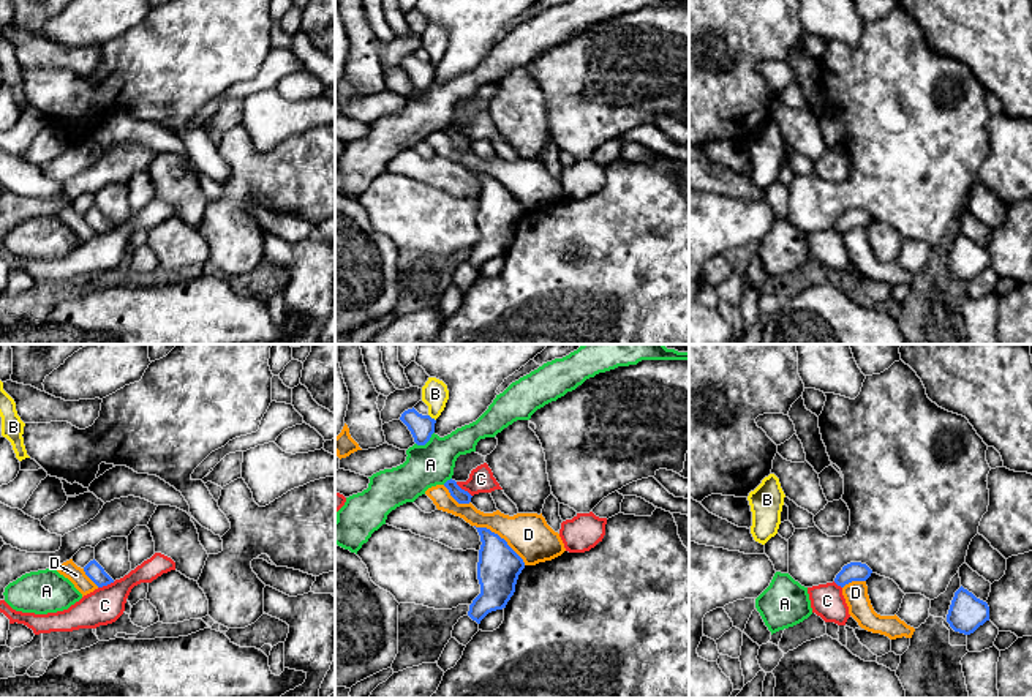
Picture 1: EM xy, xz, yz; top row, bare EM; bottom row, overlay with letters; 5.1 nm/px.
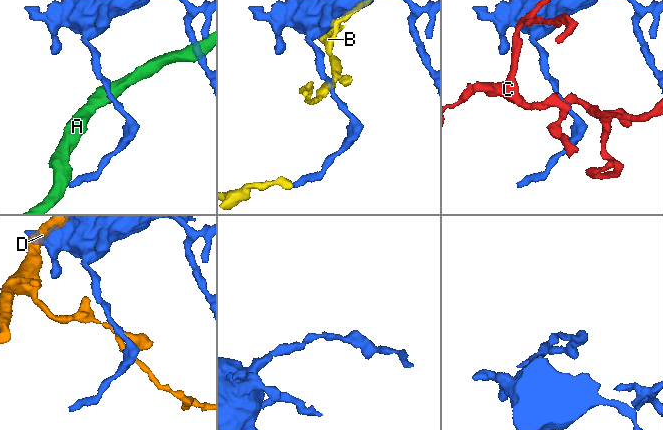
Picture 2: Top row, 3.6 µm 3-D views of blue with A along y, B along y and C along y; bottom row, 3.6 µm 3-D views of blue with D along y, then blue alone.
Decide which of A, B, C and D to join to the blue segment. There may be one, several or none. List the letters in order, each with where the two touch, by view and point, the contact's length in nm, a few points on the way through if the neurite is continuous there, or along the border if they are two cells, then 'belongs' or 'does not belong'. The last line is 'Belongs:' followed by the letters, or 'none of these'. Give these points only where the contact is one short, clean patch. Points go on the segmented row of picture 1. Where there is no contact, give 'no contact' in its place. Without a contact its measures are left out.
A: xz (425, 442) | 120 nm | along xz (433, 431), (424, 444), (416, 444) | does not belong
B: xz (430, 417) | 50 nm | does not belong
C: xz (463, 490) | 120 nm | along xz (455, 482), (471, 496) | does not belong
D: xz (500, 537) | 340 nm | does not belong
Belongs: none of these

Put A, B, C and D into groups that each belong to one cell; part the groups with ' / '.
A / B / C / D

